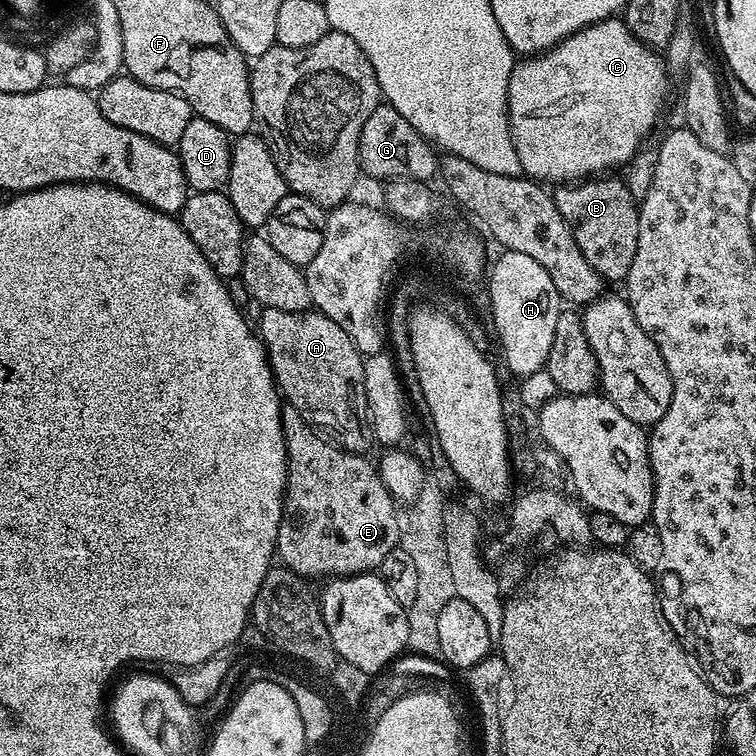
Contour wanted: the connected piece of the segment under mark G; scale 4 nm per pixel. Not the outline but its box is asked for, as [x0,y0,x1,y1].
[360,102,438,182]

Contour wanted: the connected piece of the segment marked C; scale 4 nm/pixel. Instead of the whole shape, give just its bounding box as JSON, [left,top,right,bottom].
[508,18,670,186]

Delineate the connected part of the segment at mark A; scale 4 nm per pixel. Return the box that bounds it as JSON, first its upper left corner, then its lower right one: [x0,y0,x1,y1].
[258,308,376,453]

